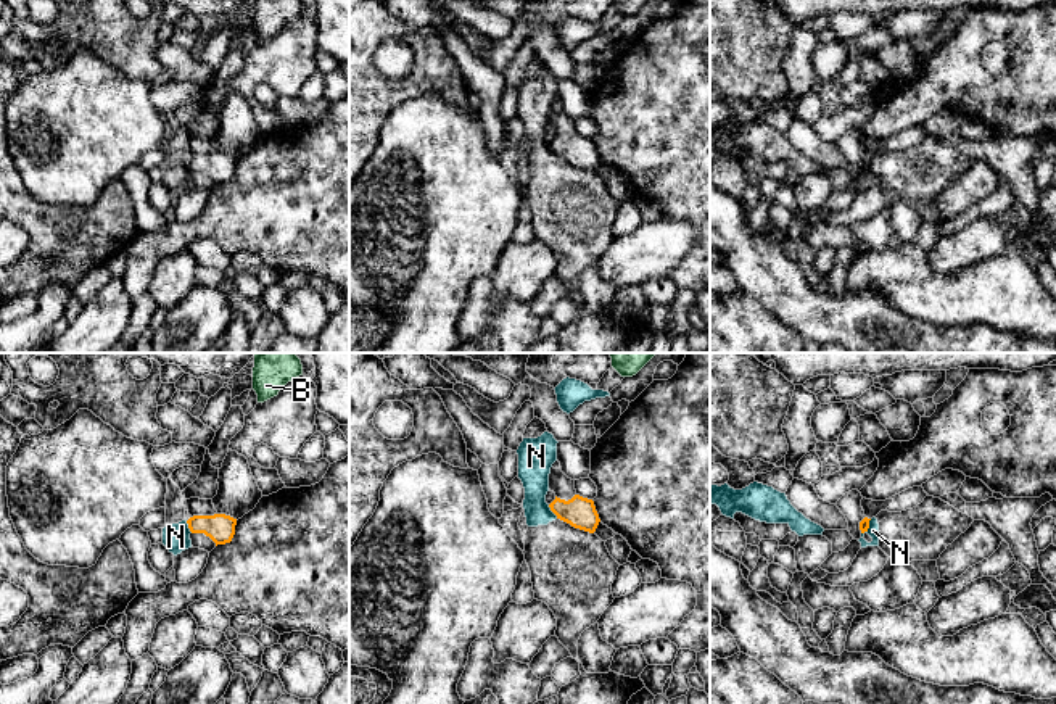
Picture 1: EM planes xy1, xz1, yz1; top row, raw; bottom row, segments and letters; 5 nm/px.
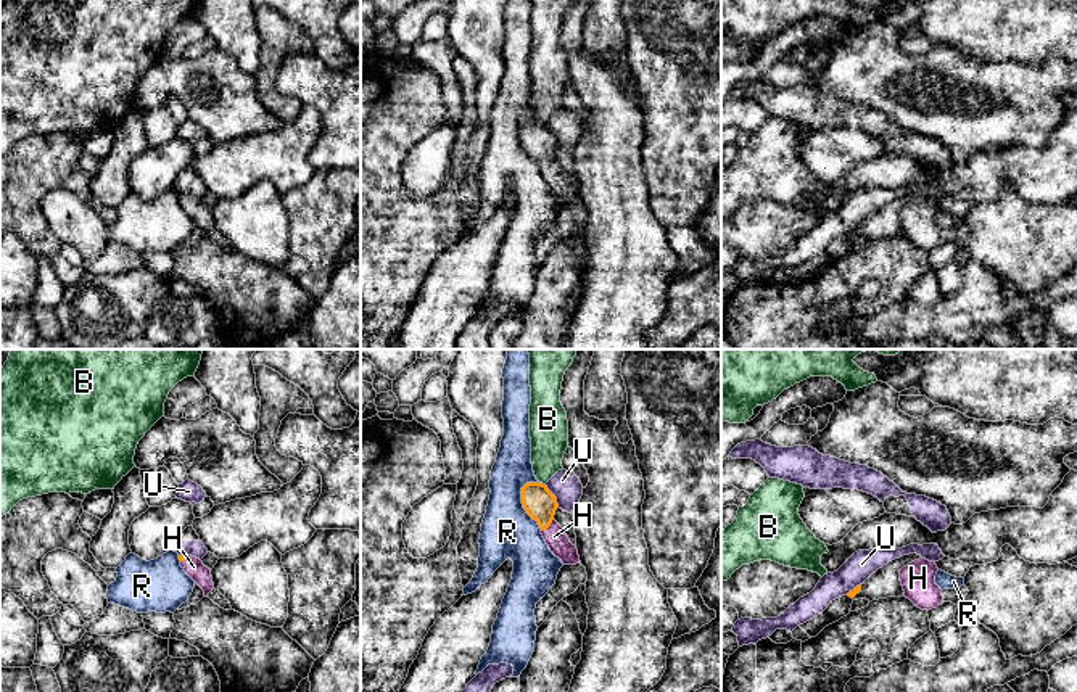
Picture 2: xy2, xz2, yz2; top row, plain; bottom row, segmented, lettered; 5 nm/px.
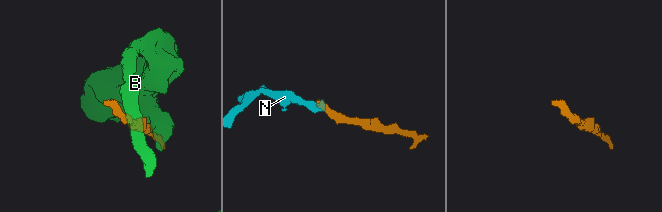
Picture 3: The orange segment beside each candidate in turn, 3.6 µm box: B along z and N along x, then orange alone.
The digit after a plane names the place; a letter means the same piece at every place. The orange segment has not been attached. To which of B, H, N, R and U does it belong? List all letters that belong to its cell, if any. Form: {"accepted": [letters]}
{"accepted": ["H"]}

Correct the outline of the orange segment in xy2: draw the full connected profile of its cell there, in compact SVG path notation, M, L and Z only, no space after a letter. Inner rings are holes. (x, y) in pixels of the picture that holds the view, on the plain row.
M179 195L184 211L204 230L204 237L214 229L211 209L192 195Z

